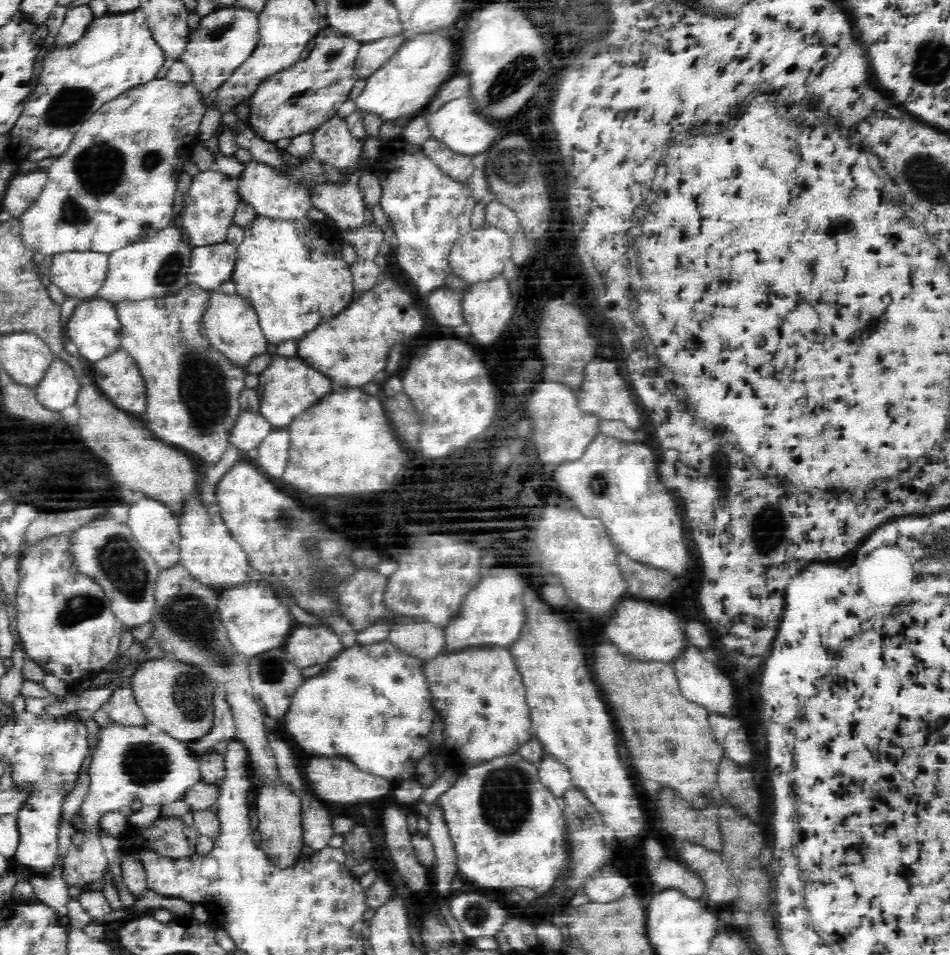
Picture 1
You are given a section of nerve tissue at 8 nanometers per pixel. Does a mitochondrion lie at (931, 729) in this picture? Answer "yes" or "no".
no

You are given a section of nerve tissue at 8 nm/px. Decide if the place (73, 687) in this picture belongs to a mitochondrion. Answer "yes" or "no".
no

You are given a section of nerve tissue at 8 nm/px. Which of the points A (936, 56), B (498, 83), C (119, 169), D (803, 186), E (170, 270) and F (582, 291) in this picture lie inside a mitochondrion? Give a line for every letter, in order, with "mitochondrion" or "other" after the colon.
A: mitochondrion
B: mitochondrion
C: mitochondrion
D: other
E: mitochondrion
F: other

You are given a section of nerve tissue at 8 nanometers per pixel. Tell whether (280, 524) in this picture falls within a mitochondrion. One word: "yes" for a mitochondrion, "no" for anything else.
yes

